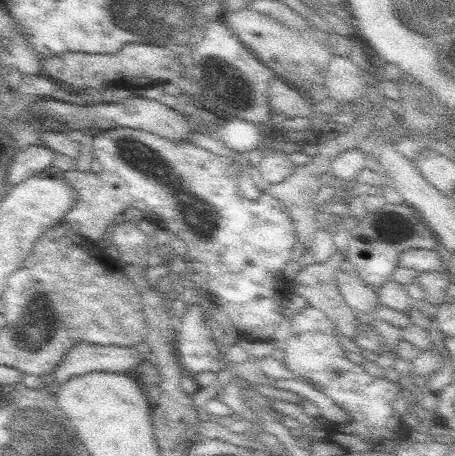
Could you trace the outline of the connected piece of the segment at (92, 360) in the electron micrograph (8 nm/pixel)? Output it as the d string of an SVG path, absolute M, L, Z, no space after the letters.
M80 344L74 346L68 355L54 370L57 386L64 384L72 376L80 376L88 372L108 371L127 373L136 367L146 356L134 347L98 346L98 344Z

